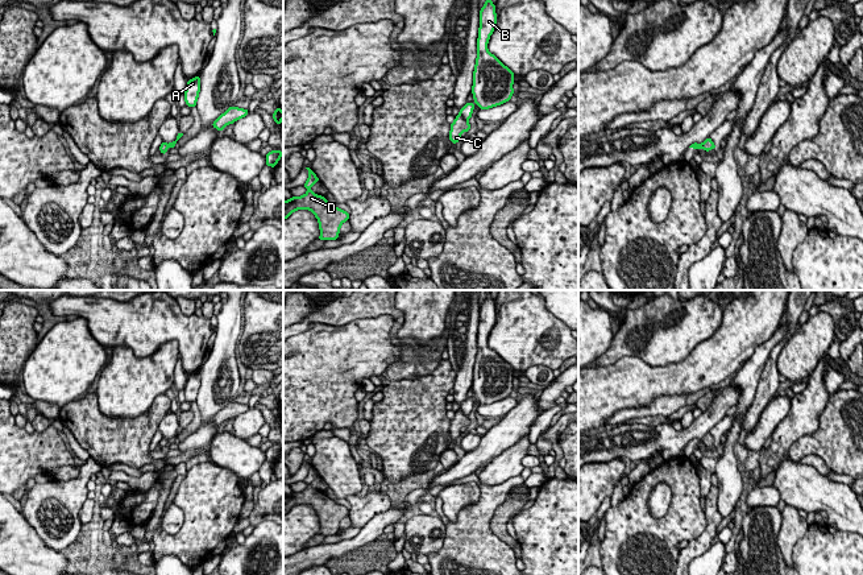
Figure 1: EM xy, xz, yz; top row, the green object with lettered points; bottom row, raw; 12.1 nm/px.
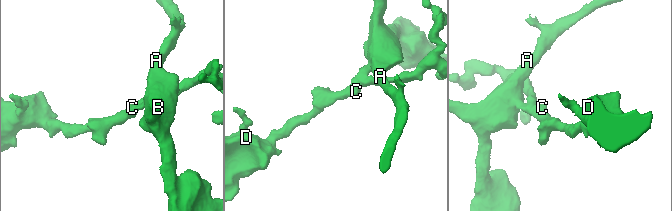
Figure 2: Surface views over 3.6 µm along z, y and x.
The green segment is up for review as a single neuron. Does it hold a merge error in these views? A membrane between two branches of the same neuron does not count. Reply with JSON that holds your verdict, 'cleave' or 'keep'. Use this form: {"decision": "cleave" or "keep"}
{"decision": "cleave"}

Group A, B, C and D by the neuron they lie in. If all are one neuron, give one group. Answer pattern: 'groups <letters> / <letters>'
groups A B / C D

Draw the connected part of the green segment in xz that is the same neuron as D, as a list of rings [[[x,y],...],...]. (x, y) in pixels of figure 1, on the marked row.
[[[310,167],[306,169],[308,170],[308,179],[303,186],[307,189],[307,193],[302,197],[292,197],[289,200],[283,200],[283,220],[296,210],[310,210],[319,222],[319,240],[336,240],[341,224],[349,220],[349,214],[329,203],[325,197],[320,197],[310,190],[319,182],[319,178]]]

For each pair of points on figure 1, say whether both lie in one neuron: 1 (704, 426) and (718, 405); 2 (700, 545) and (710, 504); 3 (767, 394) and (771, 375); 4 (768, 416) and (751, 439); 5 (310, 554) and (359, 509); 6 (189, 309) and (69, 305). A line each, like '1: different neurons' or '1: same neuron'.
1: same neuron
2: same neuron
3: same neuron
4: same neuron
5: different neurons
6: different neurons

